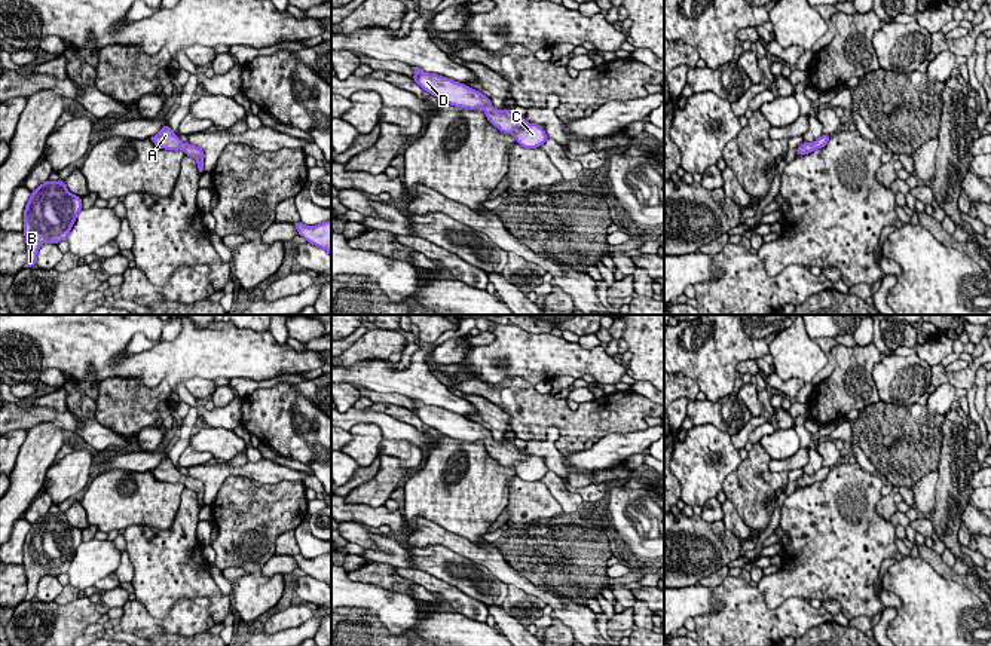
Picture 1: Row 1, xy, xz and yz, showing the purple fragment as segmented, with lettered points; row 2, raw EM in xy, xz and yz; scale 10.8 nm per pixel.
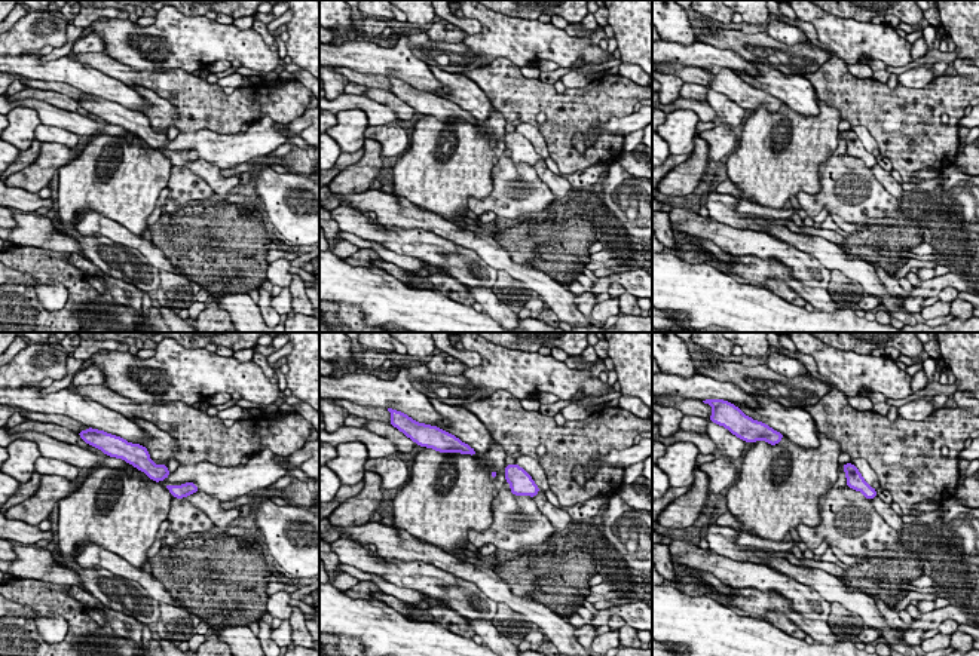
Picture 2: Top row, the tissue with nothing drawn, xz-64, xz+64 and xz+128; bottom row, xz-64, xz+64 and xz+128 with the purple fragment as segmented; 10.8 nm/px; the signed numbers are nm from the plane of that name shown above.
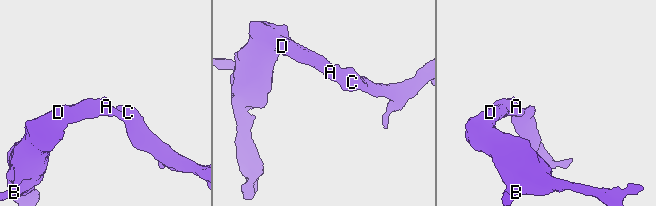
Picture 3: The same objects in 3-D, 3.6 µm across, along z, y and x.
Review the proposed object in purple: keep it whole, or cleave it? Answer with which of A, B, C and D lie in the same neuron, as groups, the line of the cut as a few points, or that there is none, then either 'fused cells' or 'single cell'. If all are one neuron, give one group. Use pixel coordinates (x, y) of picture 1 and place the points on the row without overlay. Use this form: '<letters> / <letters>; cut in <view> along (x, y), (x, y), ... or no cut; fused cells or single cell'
A B C D; no cut; single cell

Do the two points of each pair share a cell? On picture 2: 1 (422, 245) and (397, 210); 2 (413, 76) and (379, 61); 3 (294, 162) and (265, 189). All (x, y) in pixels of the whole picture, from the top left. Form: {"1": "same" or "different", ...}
{"1": "different", "2": "same", "3": "different"}

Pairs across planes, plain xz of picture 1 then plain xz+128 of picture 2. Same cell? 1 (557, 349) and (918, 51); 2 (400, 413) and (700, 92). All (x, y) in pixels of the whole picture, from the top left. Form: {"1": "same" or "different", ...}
{"1": "different", "2": "different"}

